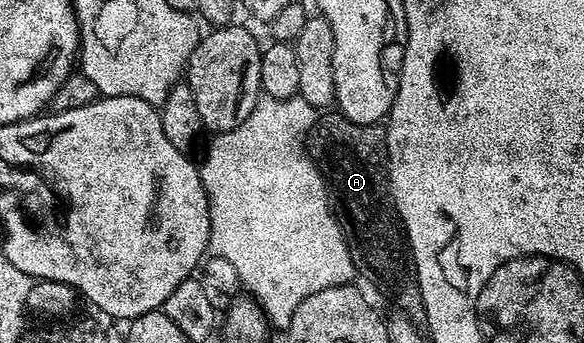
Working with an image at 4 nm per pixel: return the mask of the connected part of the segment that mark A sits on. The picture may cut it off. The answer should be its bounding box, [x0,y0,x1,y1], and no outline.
[306,110,424,318]

